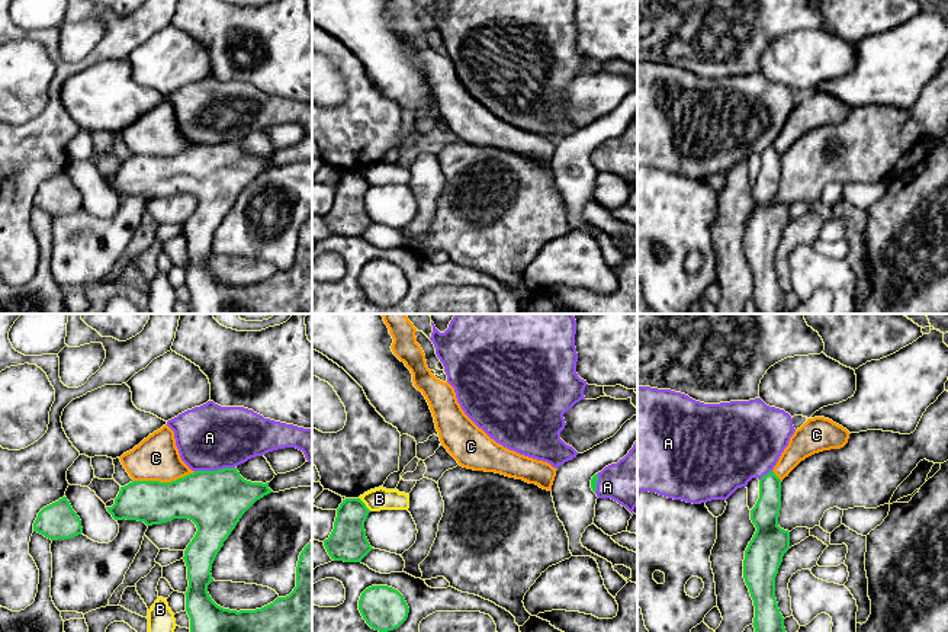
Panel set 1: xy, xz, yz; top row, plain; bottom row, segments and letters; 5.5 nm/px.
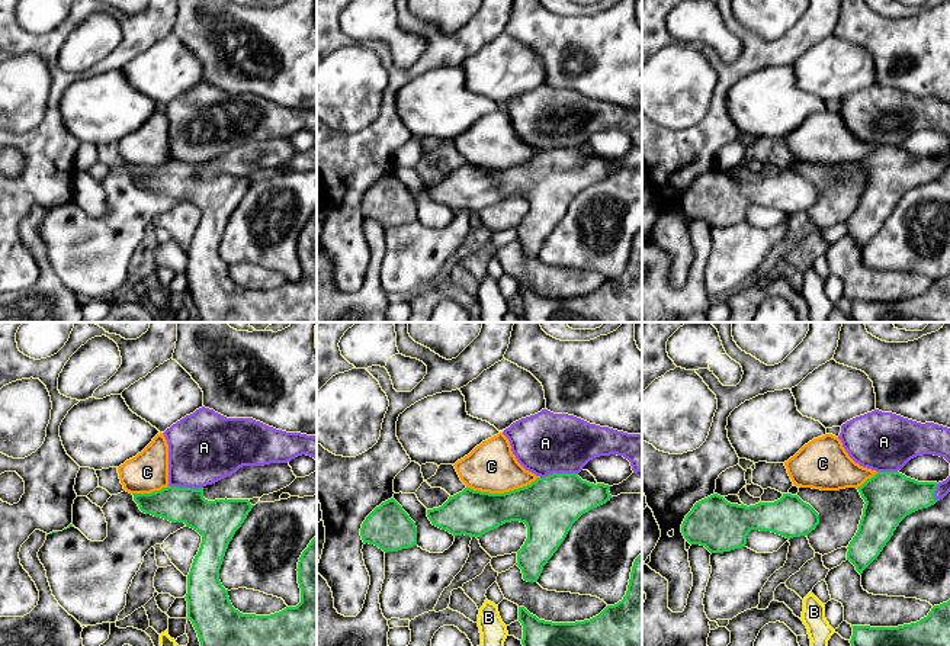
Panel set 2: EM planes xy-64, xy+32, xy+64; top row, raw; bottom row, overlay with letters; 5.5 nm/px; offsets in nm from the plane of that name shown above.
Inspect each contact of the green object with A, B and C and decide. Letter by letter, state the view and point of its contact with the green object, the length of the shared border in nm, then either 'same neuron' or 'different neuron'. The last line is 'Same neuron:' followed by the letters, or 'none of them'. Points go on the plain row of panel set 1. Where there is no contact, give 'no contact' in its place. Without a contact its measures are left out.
A: meets green in xy at (214, 146); contact 220 nm long; same neuron
B: meets green in xz at (365, 179); contact 100 nm long; different neuron
C: meets green in xy at (163, 157); contact 340 nm long; different neuron
Same neuron: A

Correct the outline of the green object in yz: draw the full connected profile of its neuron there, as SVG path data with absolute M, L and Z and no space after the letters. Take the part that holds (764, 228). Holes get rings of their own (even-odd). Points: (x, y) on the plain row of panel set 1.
M650 61L637 62L637 167L701 179L727 174L752 153L759 154L759 173L751 185L756 206L745 225L743 253L755 280L758 314L785 314L784 292L775 273L775 251L790 224L790 206L778 200L781 154L774 148L794 109L793 93L761 73L704 78L685 68Z

